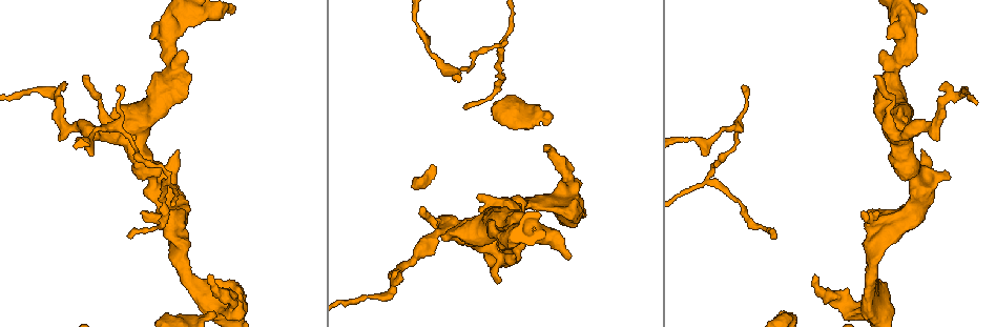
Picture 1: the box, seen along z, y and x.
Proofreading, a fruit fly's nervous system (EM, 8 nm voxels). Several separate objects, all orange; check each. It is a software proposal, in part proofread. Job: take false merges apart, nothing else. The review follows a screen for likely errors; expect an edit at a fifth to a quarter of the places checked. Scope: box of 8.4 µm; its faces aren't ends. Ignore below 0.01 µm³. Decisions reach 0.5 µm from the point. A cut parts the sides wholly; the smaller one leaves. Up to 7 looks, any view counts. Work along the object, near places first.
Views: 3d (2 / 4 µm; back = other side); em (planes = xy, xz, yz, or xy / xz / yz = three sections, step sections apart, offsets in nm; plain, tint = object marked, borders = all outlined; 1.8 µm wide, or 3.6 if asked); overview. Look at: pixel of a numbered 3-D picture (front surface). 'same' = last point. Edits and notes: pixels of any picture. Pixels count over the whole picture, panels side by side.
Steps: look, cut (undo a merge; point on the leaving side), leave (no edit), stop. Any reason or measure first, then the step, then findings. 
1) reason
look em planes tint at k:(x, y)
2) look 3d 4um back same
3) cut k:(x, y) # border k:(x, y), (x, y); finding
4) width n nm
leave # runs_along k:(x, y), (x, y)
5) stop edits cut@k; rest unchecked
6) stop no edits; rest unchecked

touches itself
look em planes plain at 1:(903, 149)

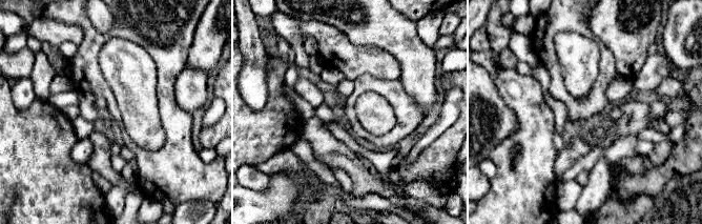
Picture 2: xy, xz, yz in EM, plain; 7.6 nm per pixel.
look em planes tint same

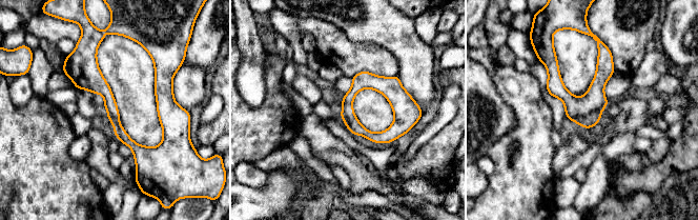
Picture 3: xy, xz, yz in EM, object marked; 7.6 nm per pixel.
leave # all the same neuron

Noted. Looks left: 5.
narrows sharply
look em 3.6um planes tint at 1:(736, 127)

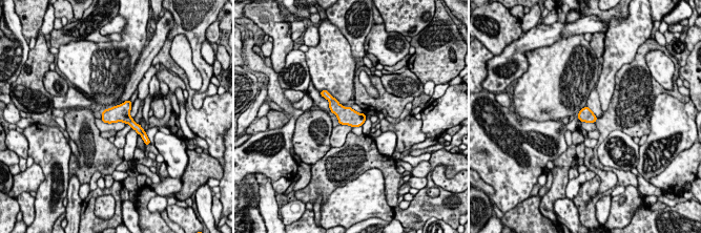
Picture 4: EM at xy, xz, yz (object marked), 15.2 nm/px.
width 220 nm
leave # all the same neuron

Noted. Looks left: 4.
look 3d 4um at 1:(169, 77)

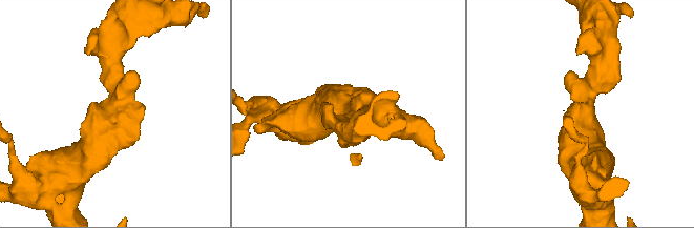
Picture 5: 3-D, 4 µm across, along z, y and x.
need the tissue
look em planes tint at 5:(587, 109)

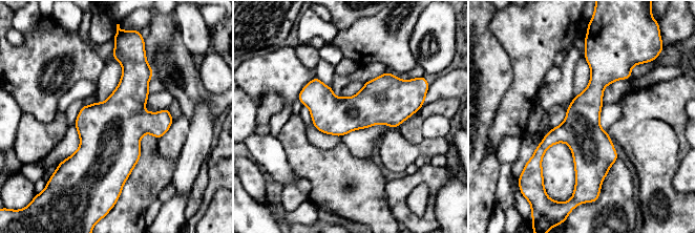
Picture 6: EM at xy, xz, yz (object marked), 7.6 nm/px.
width 280 nm
leave # one neuron here

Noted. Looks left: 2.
stop no edits; rest unchecked

